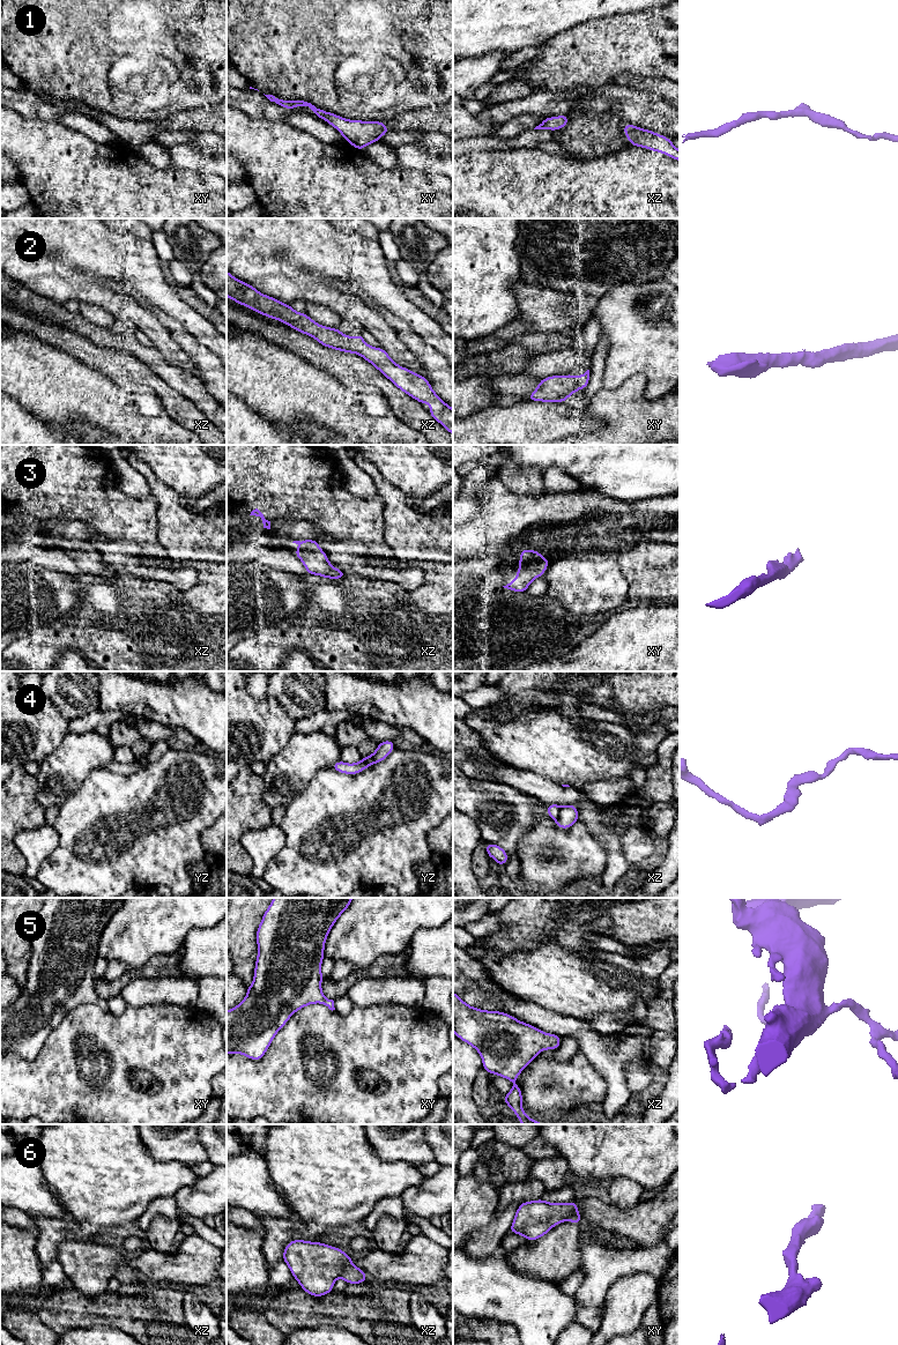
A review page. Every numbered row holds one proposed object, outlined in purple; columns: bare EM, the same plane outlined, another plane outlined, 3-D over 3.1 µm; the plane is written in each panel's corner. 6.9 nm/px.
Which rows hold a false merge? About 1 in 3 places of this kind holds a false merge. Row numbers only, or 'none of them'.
4, 6

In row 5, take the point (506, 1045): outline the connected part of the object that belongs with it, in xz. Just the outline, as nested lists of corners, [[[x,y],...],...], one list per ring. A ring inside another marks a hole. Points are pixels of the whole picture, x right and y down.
[[[453,991],[453,1031],[455,1036],[474,1047],[481,1055],[483,1069],[488,1073],[495,1073],[513,1083],[512,1090],[503,1097],[506,1105],[515,1113],[522,1124],[544,1124],[530,1120],[522,1110],[522,1095],[515,1083],[520,1072],[544,1049],[556,1050],[561,1045],[561,1036],[548,1034],[543,1031],[522,1023],[514,1017],[500,1011],[487,1011],[466,1004]]]

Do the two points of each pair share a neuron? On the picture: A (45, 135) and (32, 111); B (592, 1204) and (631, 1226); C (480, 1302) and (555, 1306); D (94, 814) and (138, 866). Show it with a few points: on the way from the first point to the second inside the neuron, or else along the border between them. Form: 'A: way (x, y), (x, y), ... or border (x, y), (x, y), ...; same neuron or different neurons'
A: border (12, 108), (28, 118), (53, 119), (56, 121); different neurons
B: way (601, 1213), (622, 1221); same neuron
C: way (498, 1308), (503, 1306), (536, 1306); same neuron
D: way (89, 833), (104, 861), (118, 866); same neuron

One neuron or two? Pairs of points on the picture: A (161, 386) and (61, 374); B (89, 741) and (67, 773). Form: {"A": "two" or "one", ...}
{"A": "two", "B": "one"}

